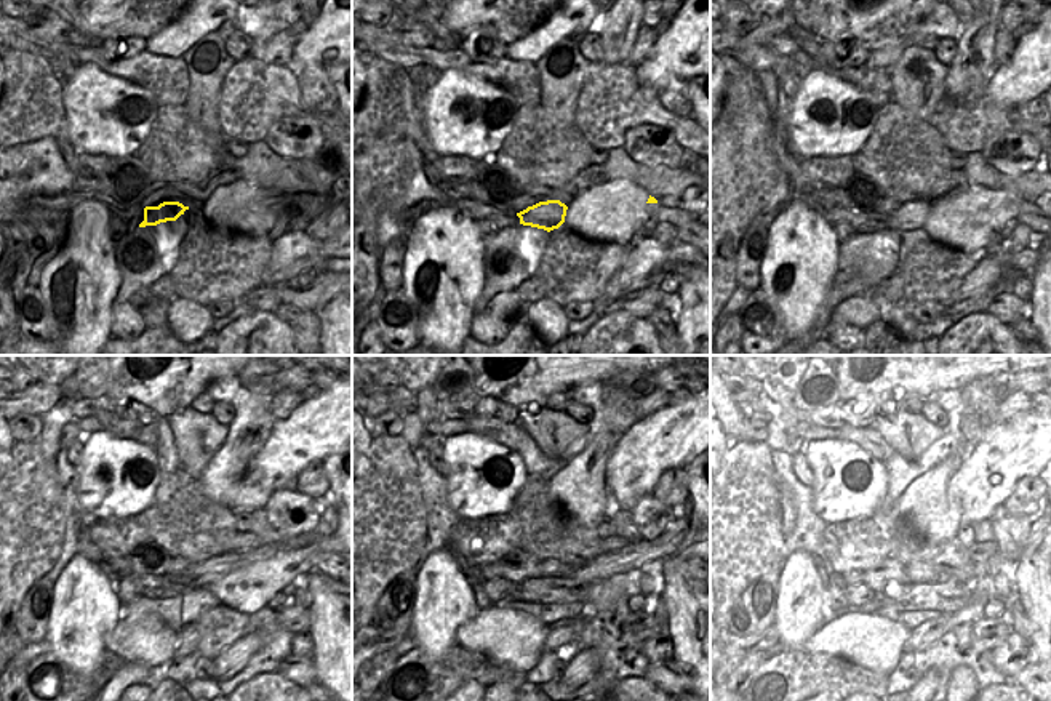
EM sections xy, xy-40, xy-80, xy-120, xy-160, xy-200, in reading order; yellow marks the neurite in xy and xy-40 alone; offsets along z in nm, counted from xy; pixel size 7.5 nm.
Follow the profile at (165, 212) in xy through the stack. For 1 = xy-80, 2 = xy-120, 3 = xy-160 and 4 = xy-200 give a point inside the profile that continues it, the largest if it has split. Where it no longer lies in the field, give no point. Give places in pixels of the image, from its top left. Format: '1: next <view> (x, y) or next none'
1: next xy-80 (912, 215)
2: next xy-120 (299, 548)
3: next xy-160 (632, 556)
4: next xy-200 (1035, 533)

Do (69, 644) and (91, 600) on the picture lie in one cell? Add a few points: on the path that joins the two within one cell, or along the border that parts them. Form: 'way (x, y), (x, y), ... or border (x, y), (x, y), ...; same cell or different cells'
way (75, 632), (83, 612); same cell

